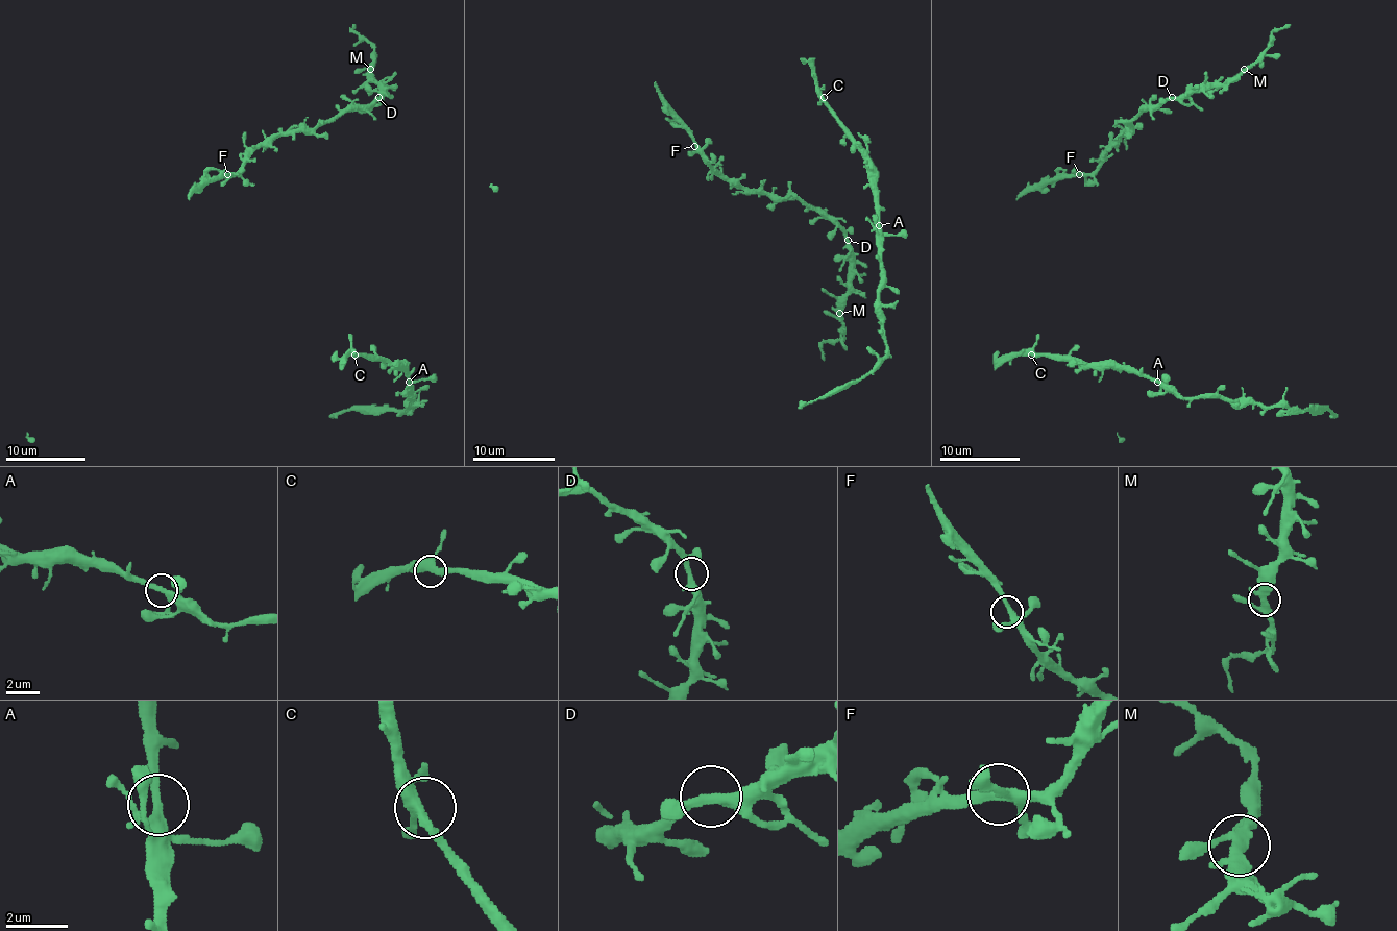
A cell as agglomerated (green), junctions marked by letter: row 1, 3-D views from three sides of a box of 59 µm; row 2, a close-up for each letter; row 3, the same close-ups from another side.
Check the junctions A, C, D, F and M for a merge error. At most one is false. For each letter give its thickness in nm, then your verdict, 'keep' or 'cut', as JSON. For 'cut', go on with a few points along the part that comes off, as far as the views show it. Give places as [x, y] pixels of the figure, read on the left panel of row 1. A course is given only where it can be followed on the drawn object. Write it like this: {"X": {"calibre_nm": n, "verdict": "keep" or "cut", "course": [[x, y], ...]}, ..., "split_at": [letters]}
{"A": {"calibre_nm": 280, "verdict": "keep"}, "C": {"calibre_nm": 360, "verdict": "keep"}, "D": {"calibre_nm": 260, "verdict": "keep"}, "F": {"calibre_nm": 280, "verdict": "keep"}, "M": {"calibre_nm": 300, "verdict": "keep"}, "split_at": []}

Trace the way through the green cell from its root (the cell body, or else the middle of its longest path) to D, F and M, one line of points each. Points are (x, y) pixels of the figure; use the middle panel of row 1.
D: (721, 164), (709, 160), (711, 166), (725, 176), (735, 178), (745, 189), (801, 199), (822, 211), (848, 240)
F: (721, 164), (711, 162), (694, 146)
M: (721, 164), (709, 160), (711, 166), (745, 189), (801, 199), (843, 234), (850, 252), (850, 291), (839, 313)

